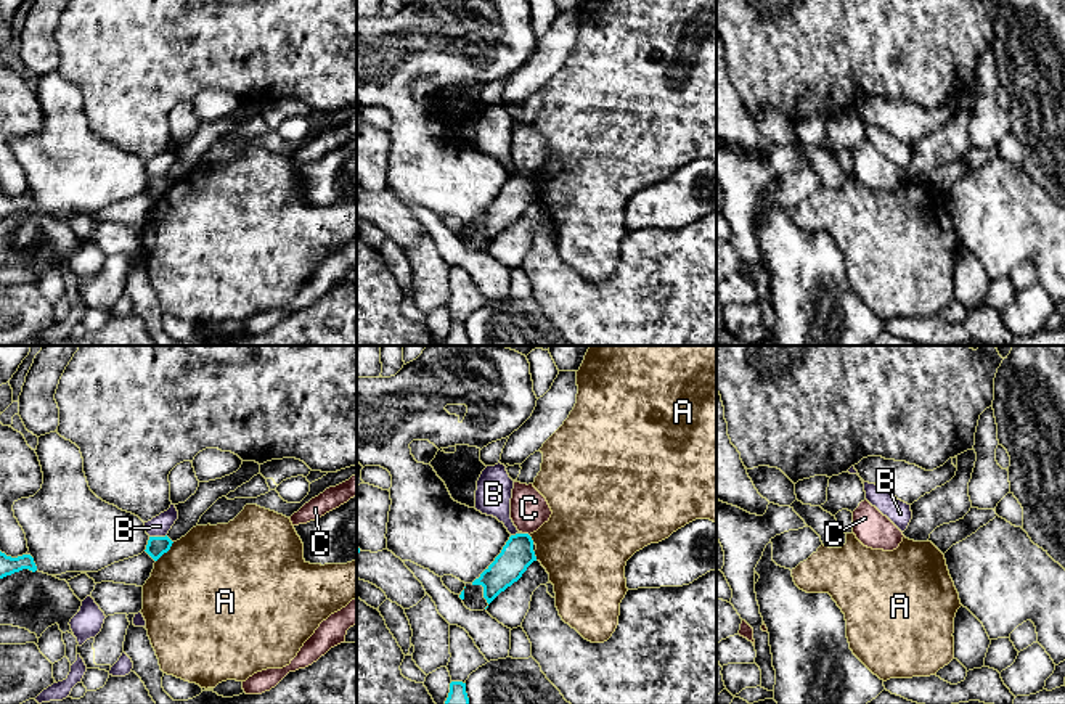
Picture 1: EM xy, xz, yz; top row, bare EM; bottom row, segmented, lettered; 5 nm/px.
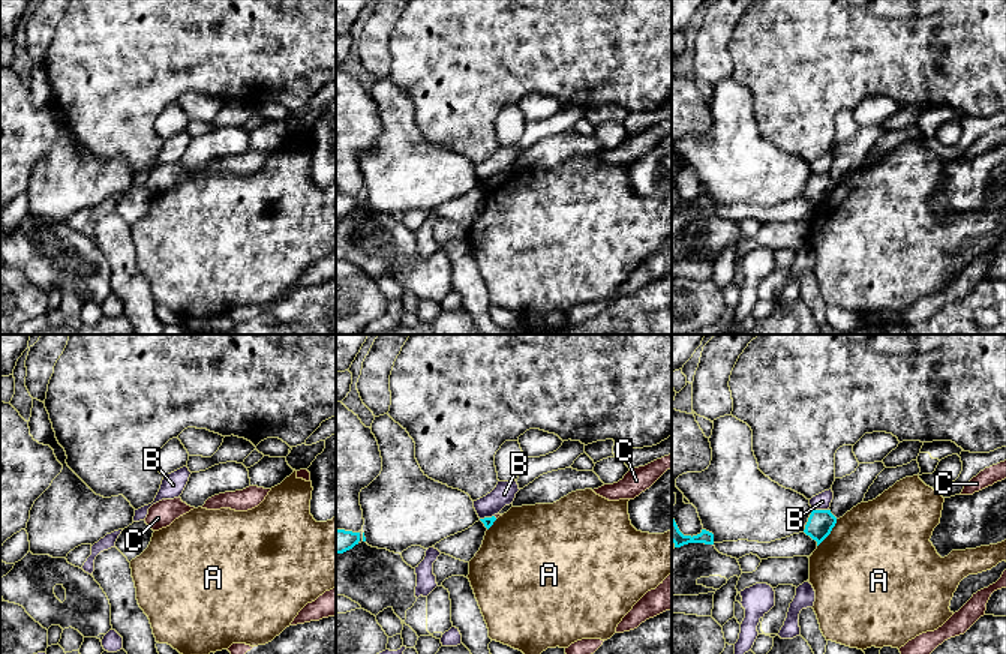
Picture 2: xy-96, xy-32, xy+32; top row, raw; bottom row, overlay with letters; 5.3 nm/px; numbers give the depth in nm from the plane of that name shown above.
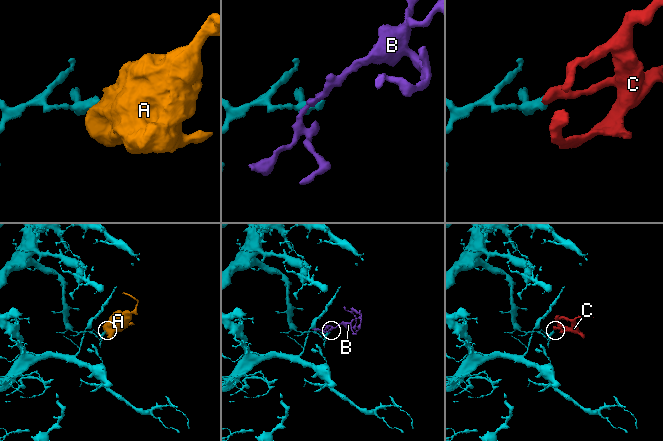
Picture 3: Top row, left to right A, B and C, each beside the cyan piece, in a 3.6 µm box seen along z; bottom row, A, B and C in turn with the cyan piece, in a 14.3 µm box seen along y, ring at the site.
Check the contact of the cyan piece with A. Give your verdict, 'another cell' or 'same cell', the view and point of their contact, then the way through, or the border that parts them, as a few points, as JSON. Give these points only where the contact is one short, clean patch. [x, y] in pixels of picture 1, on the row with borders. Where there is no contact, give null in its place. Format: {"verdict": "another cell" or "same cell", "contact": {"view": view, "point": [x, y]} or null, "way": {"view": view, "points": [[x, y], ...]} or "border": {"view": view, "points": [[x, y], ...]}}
{"verdict": "another cell", "contact": {"view": "xy", "point": [166, 552]}, "border": {"view": "xy", "points": [[174, 542], [156, 561]]}}

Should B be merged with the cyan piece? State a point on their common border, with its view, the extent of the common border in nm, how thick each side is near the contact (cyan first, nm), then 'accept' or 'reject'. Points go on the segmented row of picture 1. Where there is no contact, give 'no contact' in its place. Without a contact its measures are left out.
xy (158, 537) | 90 nm | 100/110 nm | reject

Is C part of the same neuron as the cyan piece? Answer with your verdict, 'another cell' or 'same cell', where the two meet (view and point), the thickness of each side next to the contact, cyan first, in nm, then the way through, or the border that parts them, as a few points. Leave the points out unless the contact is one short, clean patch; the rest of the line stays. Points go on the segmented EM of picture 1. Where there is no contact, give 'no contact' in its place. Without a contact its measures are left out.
another cell; contact xz (526, 534); calibres 160 and 190 nm; border xz (522, 532), (529, 536)

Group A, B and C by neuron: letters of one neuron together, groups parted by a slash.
A / B / C

